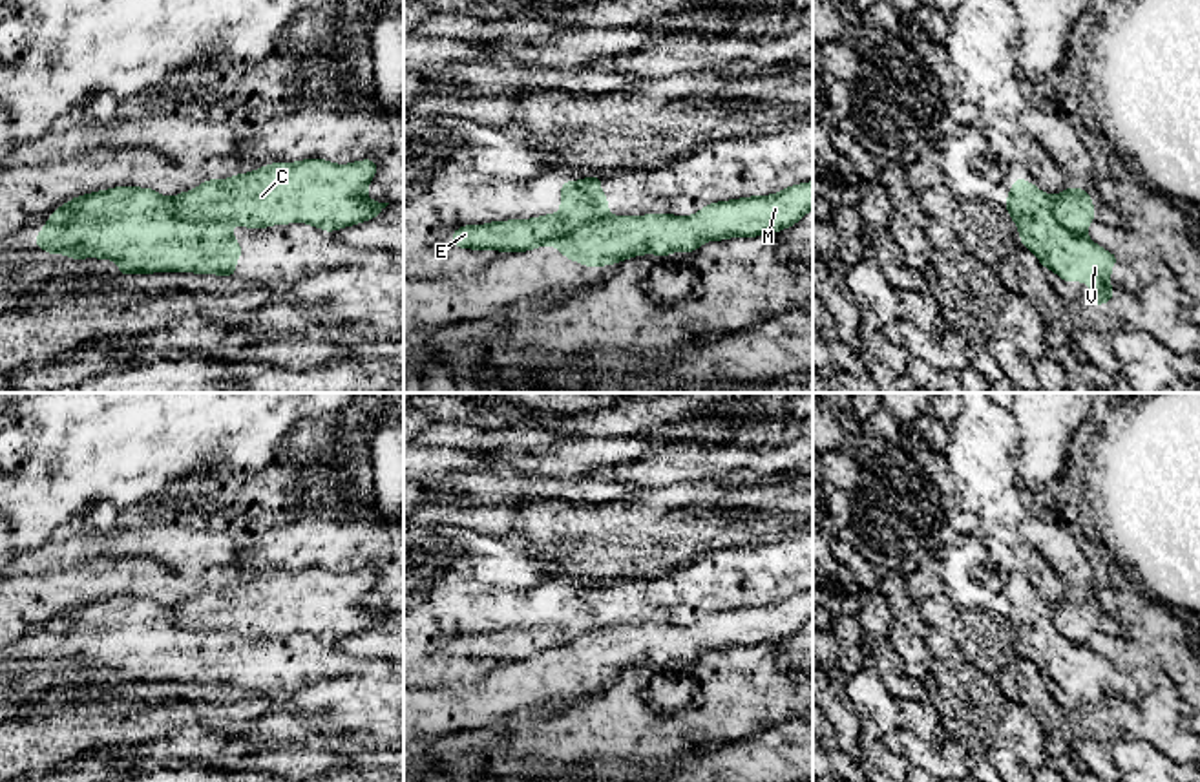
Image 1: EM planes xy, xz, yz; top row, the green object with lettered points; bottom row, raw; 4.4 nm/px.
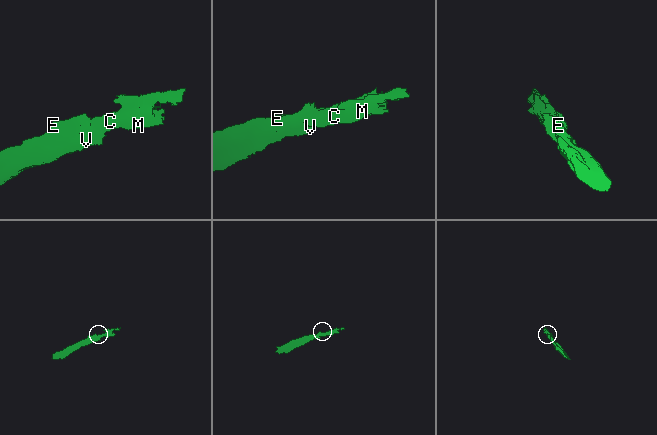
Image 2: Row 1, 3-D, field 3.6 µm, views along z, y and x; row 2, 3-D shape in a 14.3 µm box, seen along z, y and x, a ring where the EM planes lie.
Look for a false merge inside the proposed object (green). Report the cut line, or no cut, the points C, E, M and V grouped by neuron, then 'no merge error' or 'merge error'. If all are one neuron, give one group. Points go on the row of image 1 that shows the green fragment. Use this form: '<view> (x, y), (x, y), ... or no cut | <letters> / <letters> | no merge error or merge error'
xy (170, 198), (172, 211), (178, 216), (227, 220), (231, 223) | C M / E V | merge error

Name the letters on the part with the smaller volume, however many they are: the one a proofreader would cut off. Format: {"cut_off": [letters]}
{"cut_off": ["C", "M"]}

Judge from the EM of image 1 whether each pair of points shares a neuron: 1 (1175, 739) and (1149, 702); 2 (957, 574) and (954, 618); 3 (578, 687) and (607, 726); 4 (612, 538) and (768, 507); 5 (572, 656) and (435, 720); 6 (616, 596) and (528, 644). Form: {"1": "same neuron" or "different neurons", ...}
{"1": "same neuron", "2": "different neurons", "3": "different neurons", "4": "same neuron", "5": "same neuron", "6": "same neuron"}

